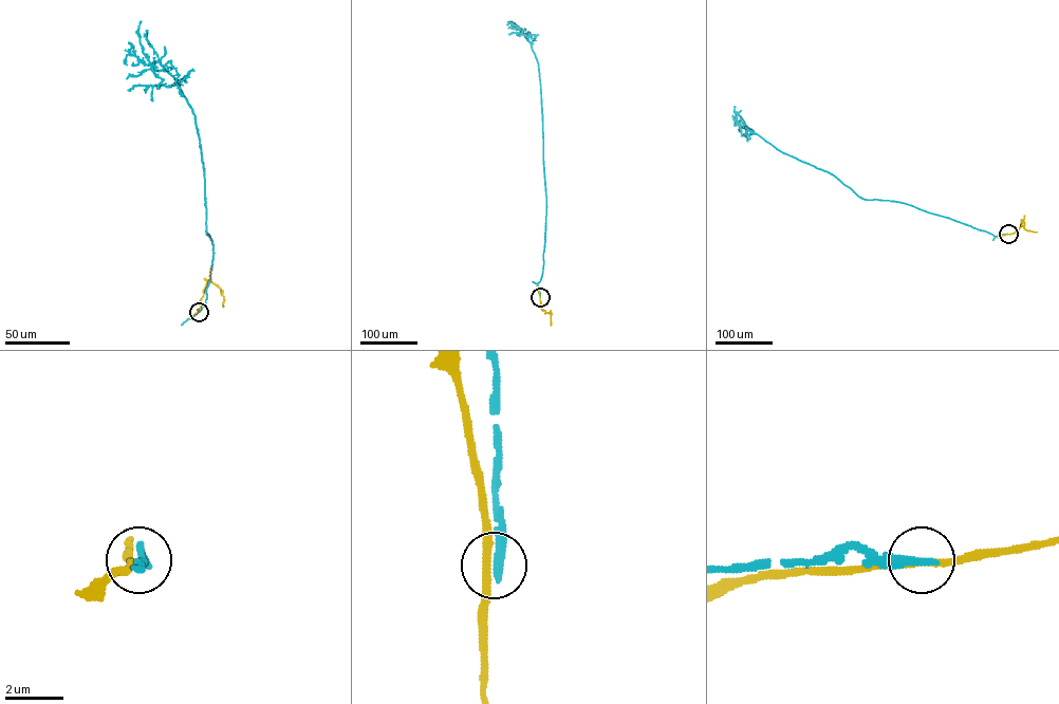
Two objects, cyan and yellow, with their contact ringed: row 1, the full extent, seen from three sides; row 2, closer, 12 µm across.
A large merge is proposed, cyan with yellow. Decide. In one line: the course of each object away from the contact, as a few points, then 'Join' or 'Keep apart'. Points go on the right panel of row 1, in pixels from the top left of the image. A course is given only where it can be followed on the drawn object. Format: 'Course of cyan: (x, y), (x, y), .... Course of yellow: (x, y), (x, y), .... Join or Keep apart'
Course of cyan: (1008, 234), (995, 236), (902, 202), (864, 199), (828, 172), (783, 153), (749, 128), (742, 128), (735, 106). Course of yellow: (1008, 234), (1019, 228), (1021, 220), (1024, 228), (1037, 232). Keep apart

